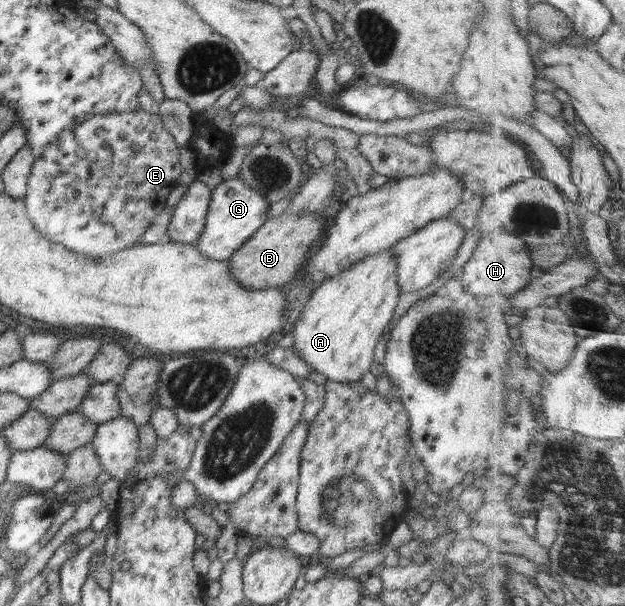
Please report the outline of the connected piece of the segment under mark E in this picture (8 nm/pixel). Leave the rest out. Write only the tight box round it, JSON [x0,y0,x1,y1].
[24,110,180,257]

